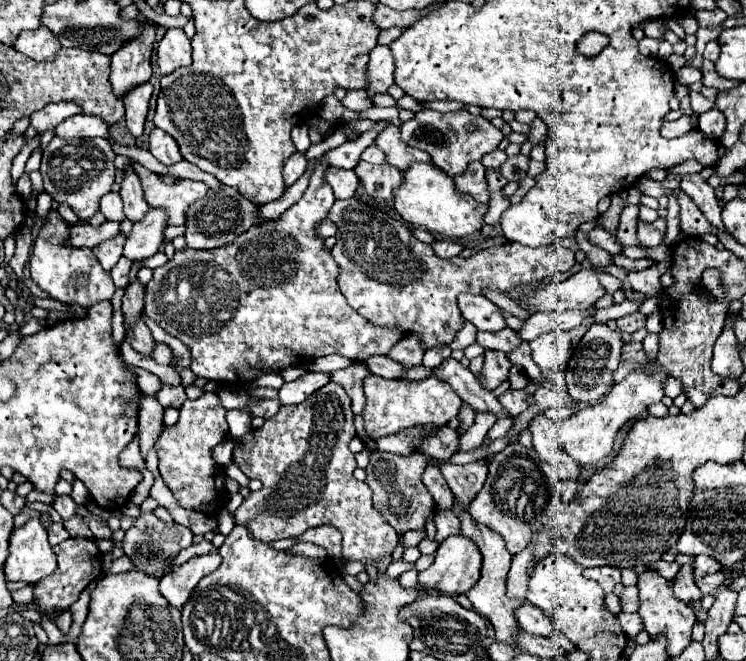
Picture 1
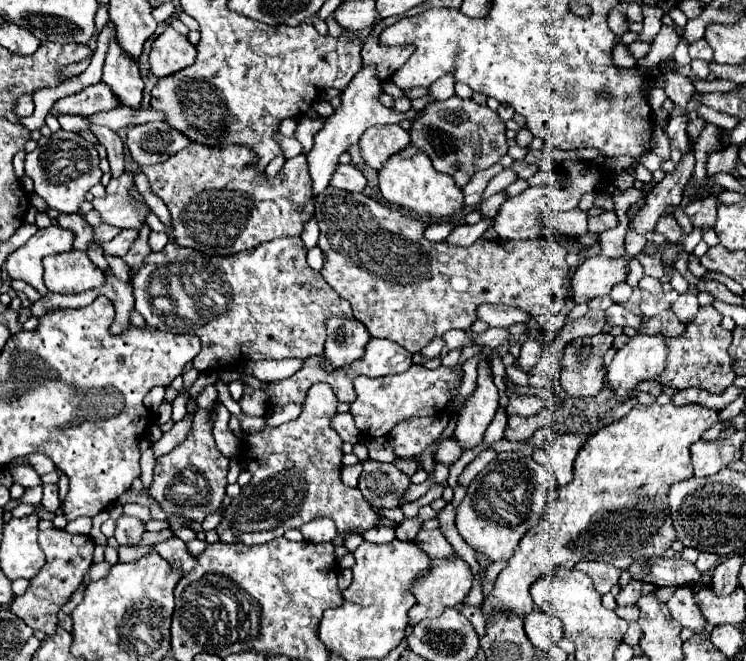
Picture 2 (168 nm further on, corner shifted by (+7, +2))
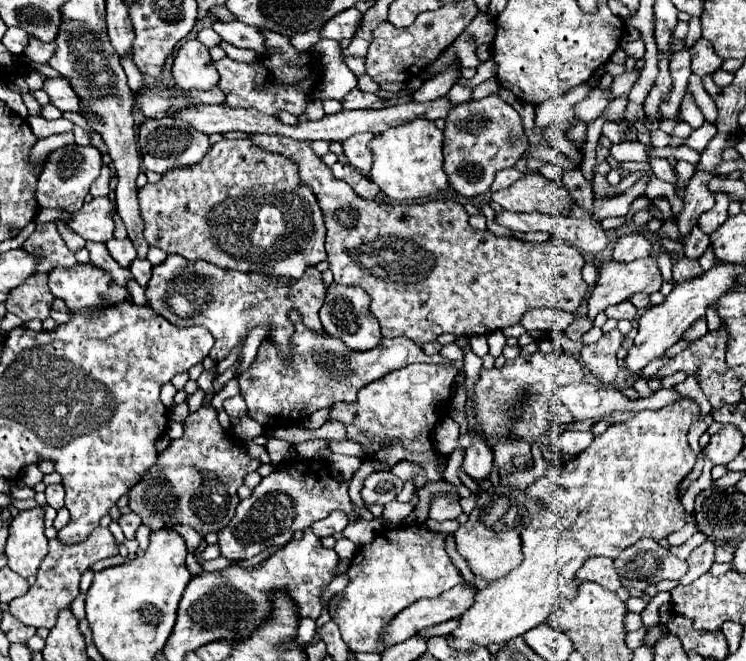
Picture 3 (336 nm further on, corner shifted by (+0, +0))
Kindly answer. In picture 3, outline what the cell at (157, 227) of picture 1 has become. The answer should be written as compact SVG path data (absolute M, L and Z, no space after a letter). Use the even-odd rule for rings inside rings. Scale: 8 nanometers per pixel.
M115 238L109 240L107 242L107 250L113 256L113 260L119 262L123 268L127 268L137 258L137 252L135 252L135 248L133 248L129 238L125 238L125 240L115 240Z

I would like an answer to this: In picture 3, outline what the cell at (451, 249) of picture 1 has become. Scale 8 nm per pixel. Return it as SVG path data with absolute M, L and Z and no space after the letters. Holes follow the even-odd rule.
M499 212L495 214L495 222L519 232L547 232L559 240L575 244L575 248L585 250L589 254L599 254L609 238L605 236L599 220L595 218L563 218L563 216L543 216L543 214L515 214L515 212Z

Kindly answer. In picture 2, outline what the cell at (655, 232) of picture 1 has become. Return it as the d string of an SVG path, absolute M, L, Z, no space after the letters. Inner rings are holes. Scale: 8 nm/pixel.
M674 214L662 216L658 220L658 224L656 224L656 232L664 234L668 242L680 242L682 240L682 228L680 228L680 224L678 224L678 220L676 220Z

